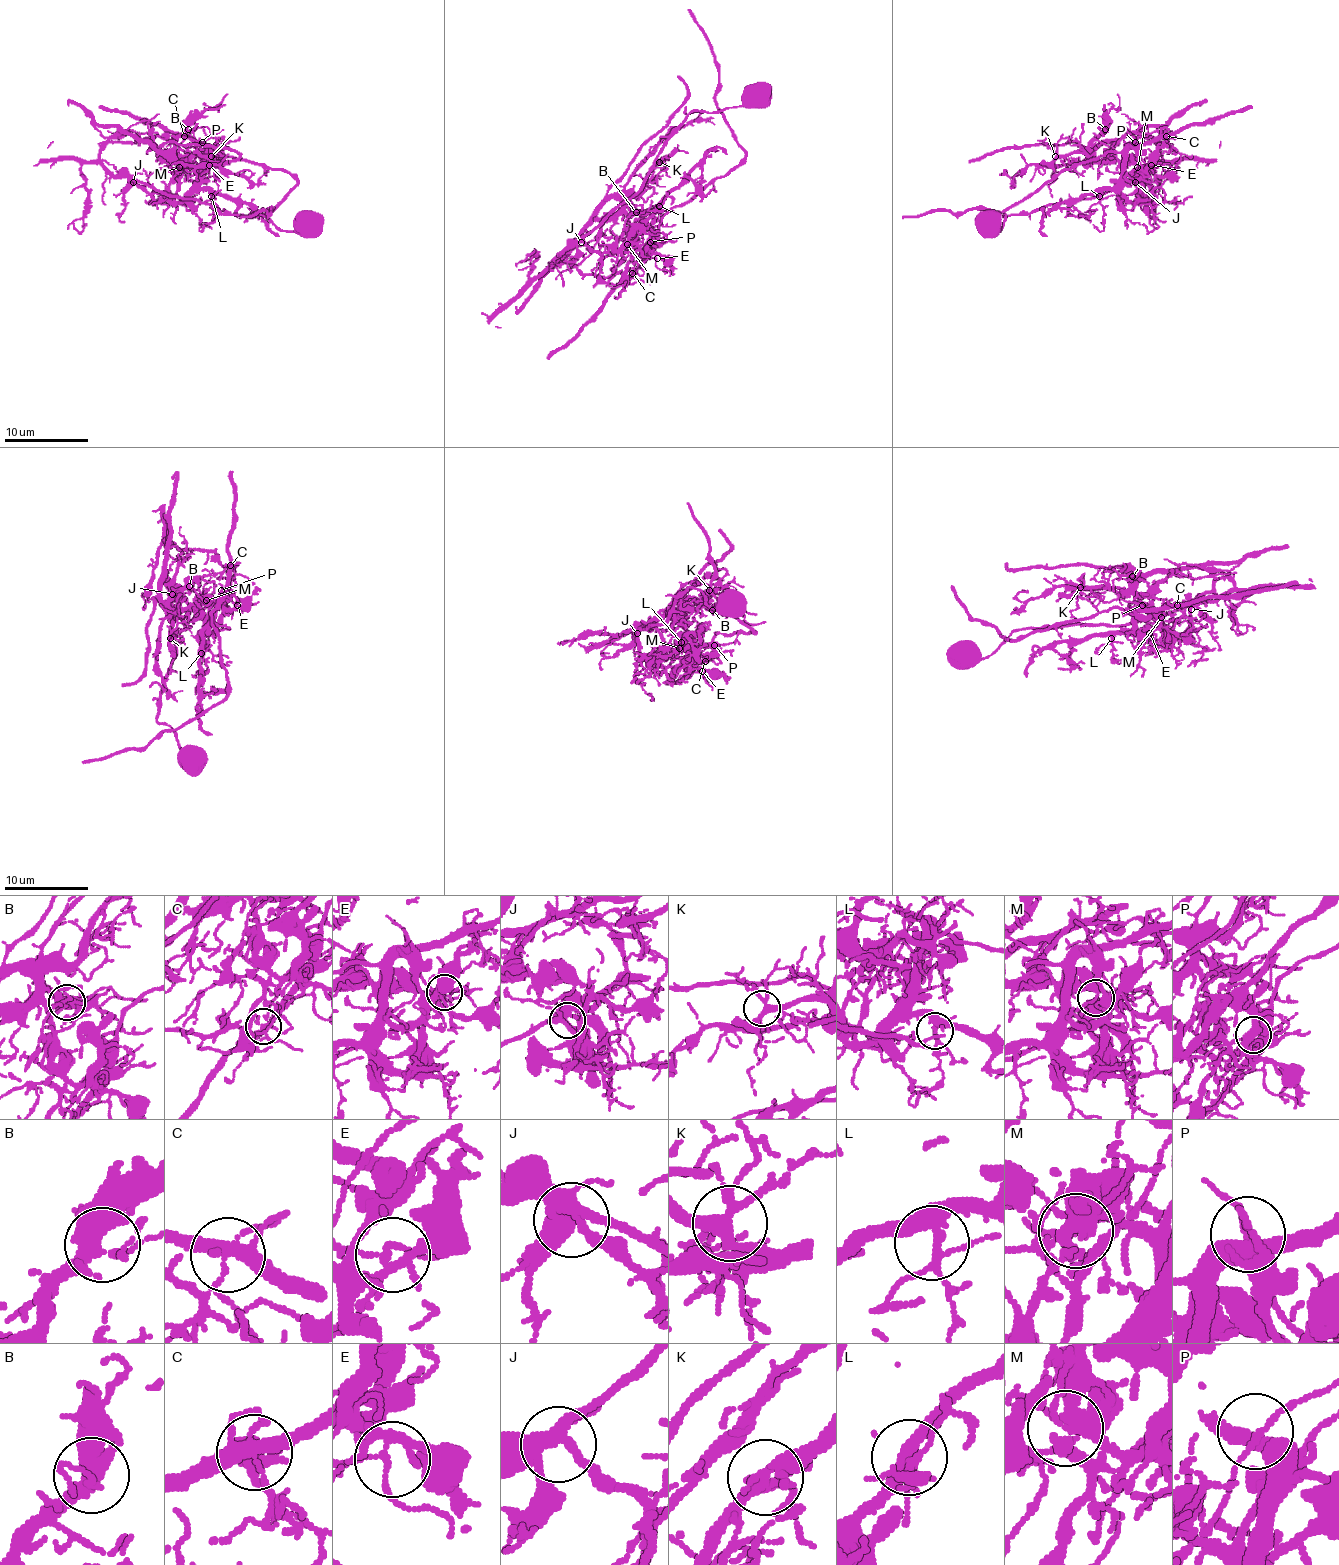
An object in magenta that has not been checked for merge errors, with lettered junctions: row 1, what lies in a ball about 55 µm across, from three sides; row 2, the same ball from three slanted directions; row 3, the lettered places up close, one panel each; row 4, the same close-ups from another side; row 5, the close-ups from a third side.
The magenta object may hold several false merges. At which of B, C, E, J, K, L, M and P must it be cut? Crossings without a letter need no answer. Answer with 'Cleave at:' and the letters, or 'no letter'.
Cleave at: C, M

